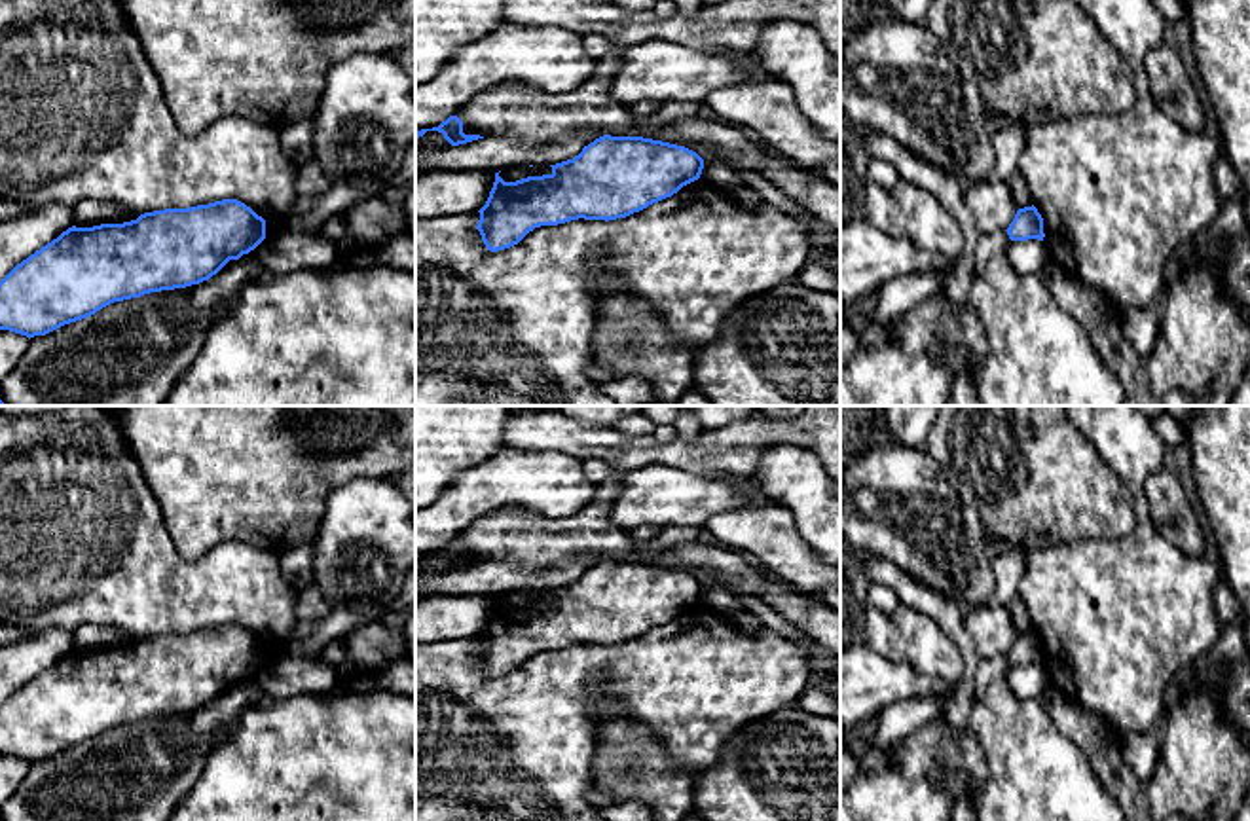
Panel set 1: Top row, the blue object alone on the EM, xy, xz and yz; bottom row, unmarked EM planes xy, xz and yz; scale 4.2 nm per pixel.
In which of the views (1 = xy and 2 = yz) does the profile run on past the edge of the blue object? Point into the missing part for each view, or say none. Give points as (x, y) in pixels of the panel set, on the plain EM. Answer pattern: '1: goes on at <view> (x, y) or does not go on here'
1: does not go on here
2: does not go on here

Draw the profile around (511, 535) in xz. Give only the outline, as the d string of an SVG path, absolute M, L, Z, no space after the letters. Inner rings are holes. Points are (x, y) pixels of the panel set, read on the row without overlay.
M620 480L597 483L592 501L567 518L546 518L525 508L501 508L472 521L457 540L465 559L501 561L537 569L575 557L632 561L630 531L611 521Z

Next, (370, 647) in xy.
M379 622L358 626L341 641L347 647L349 664L362 671L377 671L393 662L406 660L402 629Z

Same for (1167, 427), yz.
M1167 411L1157 415L1157 417L1153 417L1151 425L1153 425L1155 432L1159 434L1159 438L1163 440L1165 446L1178 447L1178 446L1186 444L1182 423L1176 421Z

